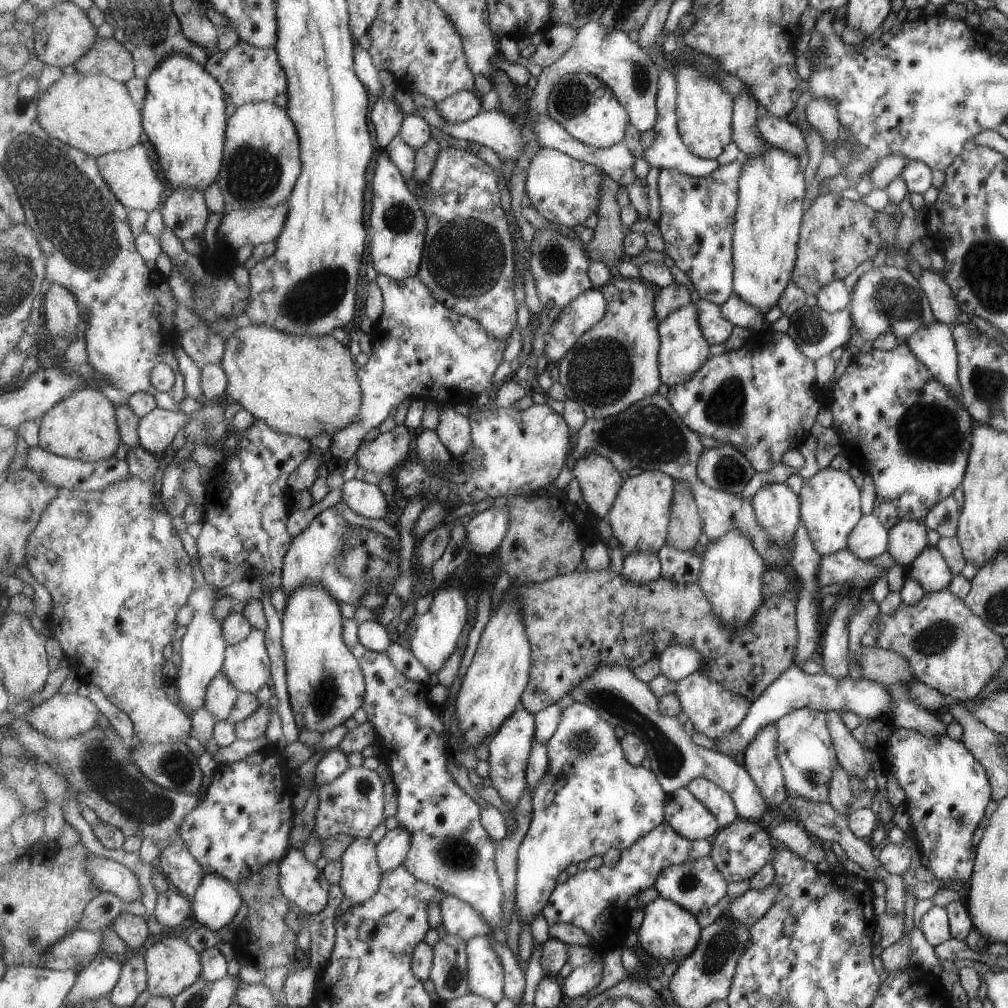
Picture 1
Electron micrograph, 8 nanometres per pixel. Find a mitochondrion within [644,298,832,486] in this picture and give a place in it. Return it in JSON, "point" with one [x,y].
{"point":[728,405]}

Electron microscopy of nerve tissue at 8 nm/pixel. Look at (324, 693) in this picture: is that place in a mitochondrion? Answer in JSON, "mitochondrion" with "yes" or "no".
{"mitochondrion":"yes"}

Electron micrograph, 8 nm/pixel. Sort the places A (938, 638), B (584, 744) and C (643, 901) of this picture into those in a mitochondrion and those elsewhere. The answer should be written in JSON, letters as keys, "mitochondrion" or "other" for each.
{"A":"mitochondrion","B":"mitochondrion","C":"other"}

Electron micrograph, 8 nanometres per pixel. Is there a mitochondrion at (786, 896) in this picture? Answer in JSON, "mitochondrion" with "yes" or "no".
{"mitochondrion":"no"}

